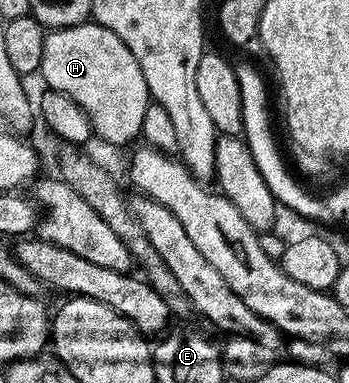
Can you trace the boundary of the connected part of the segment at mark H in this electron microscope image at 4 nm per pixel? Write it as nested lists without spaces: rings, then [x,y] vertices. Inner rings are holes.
[[[96,22],[52,29],[43,42],[39,76],[45,79],[46,89],[62,92],[79,102],[98,141],[129,144],[140,137],[143,114],[147,114],[151,102],[147,82],[143,82],[143,70],[139,70],[135,54],[131,54],[111,30]]]

